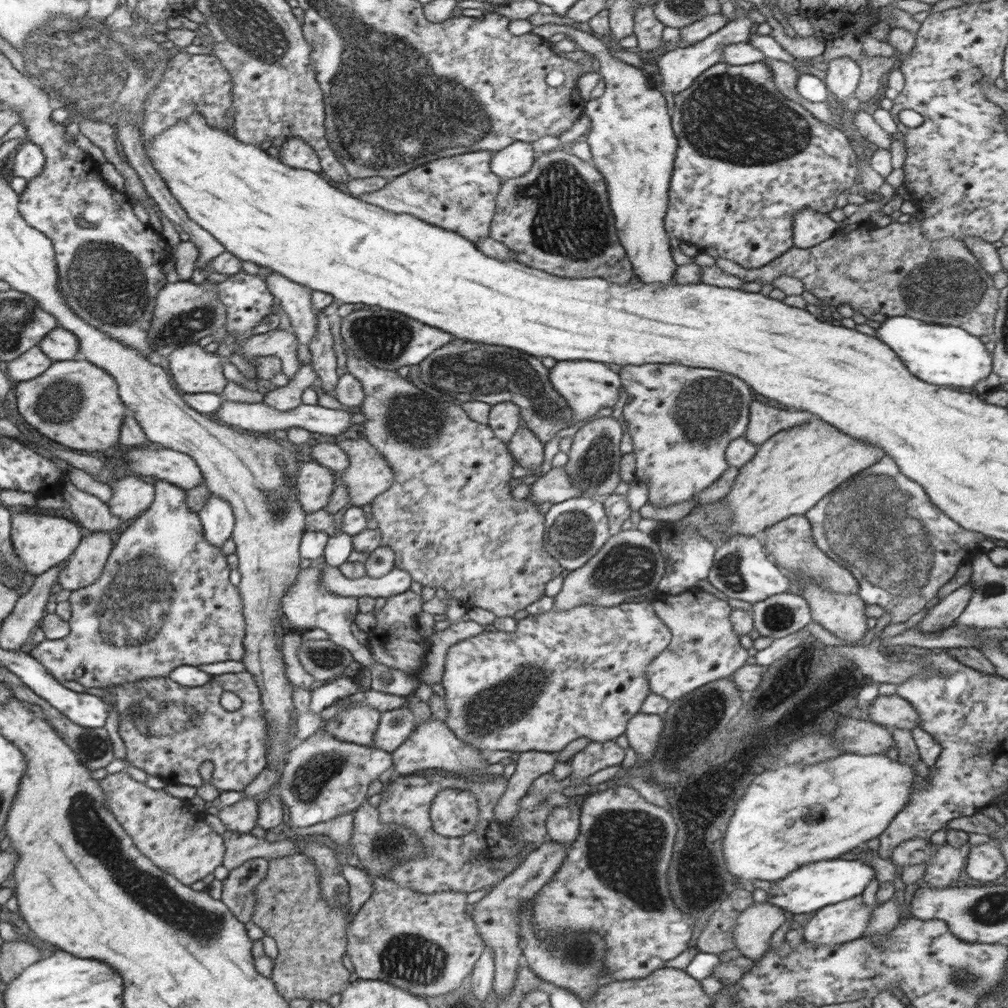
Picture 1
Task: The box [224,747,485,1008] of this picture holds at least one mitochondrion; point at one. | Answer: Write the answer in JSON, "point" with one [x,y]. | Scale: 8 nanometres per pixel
{"point":[413,959]}

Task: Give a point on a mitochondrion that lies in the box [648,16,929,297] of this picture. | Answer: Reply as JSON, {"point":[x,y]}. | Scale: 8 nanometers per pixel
{"point":[730,114]}

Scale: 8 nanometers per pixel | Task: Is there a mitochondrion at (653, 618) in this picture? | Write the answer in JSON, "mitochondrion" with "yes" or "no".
{"mitochondrion":"no"}

